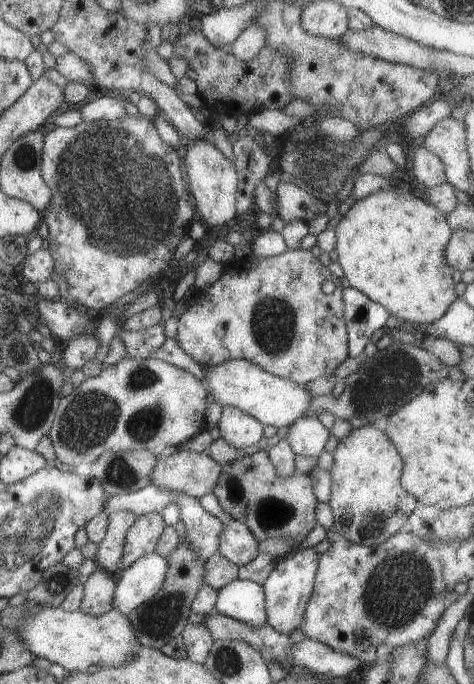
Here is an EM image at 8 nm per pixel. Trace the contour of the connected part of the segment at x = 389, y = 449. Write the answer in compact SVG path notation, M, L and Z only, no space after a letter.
M379 423L351 429L338 440L332 451L328 504L333 518L332 530L349 542L373 546L401 530L416 507L416 499L400 485L402 458Z

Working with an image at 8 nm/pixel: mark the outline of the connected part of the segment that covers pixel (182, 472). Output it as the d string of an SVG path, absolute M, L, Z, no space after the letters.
M180 447L167 457L156 458L154 467L150 471L150 481L162 489L188 494L191 498L203 501L203 496L212 492L220 470L219 463L213 461L206 452L196 453Z

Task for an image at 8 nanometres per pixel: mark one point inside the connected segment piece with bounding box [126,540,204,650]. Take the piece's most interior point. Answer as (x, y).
(164, 616)

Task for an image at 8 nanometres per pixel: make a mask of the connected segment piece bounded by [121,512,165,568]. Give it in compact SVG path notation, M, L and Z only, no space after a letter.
M159 512L145 513L136 517L124 536L121 555L124 568L141 555L153 552L164 526L165 521Z

